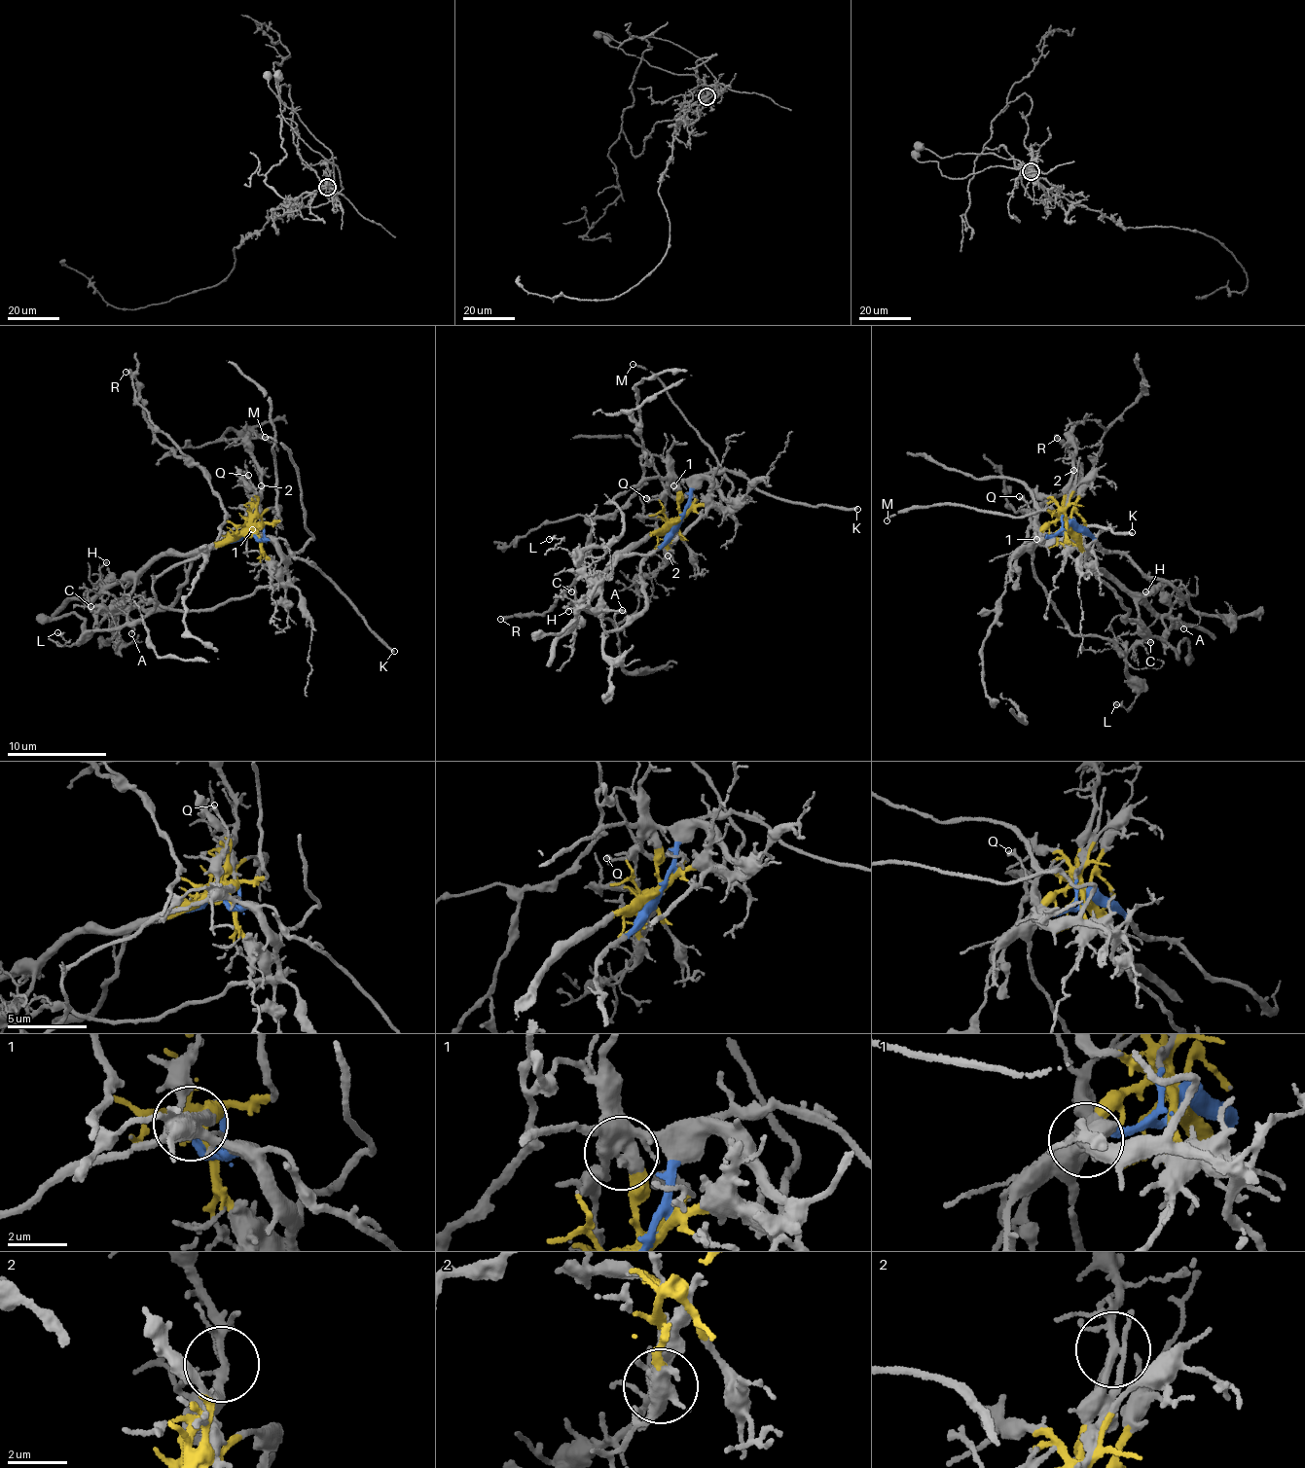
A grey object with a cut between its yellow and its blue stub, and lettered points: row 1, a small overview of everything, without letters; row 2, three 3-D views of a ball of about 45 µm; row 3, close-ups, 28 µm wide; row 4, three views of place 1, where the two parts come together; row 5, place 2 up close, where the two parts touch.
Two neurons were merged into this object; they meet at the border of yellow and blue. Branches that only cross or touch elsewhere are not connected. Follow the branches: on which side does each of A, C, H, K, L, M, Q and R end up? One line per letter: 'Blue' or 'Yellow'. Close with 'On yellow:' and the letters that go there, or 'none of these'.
A: Yellow
C: Yellow
H: Yellow
K: Blue
L: Blue
M: Blue
Q: Blue
R: Yellow
On yellow: A, C, H, R

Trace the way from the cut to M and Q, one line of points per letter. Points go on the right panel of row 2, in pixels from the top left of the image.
M: (1069, 527), (1042, 537), (1059, 538), (1072, 519), (1042, 509), (1012, 517), (946, 503), (897, 512), (887, 521)
Q: (1069, 527), (1035, 539), (1037, 522), (1027, 502), (1019, 495)

